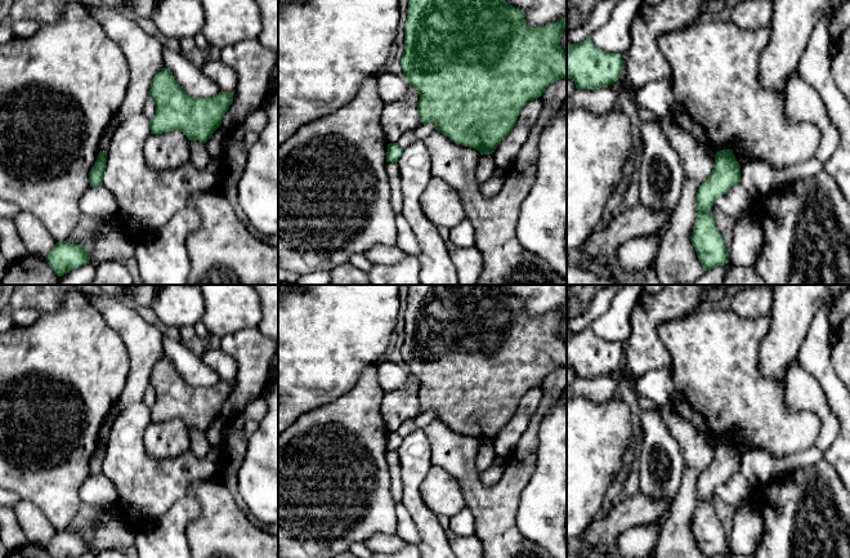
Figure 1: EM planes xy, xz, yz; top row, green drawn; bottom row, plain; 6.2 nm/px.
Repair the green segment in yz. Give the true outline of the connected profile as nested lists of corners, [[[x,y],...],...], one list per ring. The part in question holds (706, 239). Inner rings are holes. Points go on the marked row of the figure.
[[[733,149],[717,151],[712,174],[697,192],[697,218],[690,237],[704,271],[729,263],[729,254],[710,209],[717,197],[725,195],[738,183],[741,183],[741,165]]]

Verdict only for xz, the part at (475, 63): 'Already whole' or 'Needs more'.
Already whole

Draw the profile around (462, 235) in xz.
[[[465,219],[449,229],[449,241],[460,247],[470,249],[475,246],[475,235],[473,224]]]

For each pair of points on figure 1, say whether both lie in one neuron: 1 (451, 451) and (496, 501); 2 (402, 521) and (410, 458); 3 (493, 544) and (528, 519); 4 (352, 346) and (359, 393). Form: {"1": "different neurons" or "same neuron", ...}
{"1": "same neuron", "2": "different neurons", "3": "different neurons", "4": "different neurons"}

